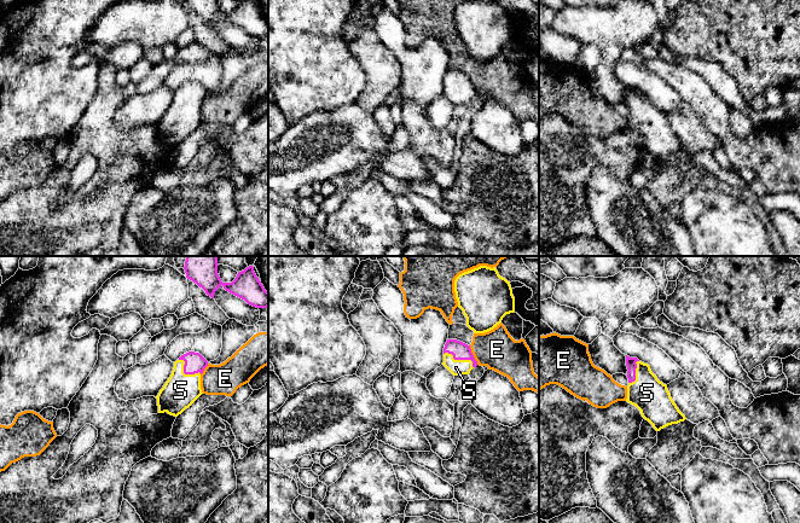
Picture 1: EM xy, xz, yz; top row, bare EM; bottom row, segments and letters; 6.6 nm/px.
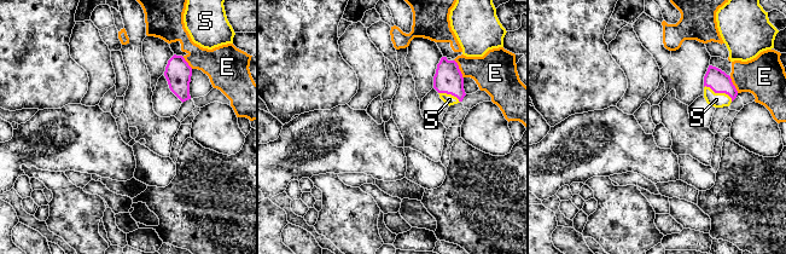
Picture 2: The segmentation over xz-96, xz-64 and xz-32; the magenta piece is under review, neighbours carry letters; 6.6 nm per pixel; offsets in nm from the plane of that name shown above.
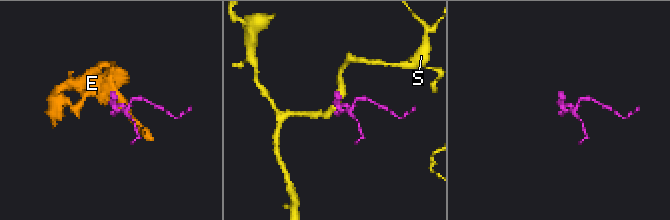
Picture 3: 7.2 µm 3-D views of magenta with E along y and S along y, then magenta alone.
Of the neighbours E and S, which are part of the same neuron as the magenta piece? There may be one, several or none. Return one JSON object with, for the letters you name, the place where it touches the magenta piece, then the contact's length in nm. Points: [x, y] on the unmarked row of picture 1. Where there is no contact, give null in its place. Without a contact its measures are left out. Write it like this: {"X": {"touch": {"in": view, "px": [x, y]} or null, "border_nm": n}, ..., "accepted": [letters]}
{"S": {"touch": {"in": "xz", "px": [461, 88]}, "border_nm": 220}, "accepted": ["S"]}

